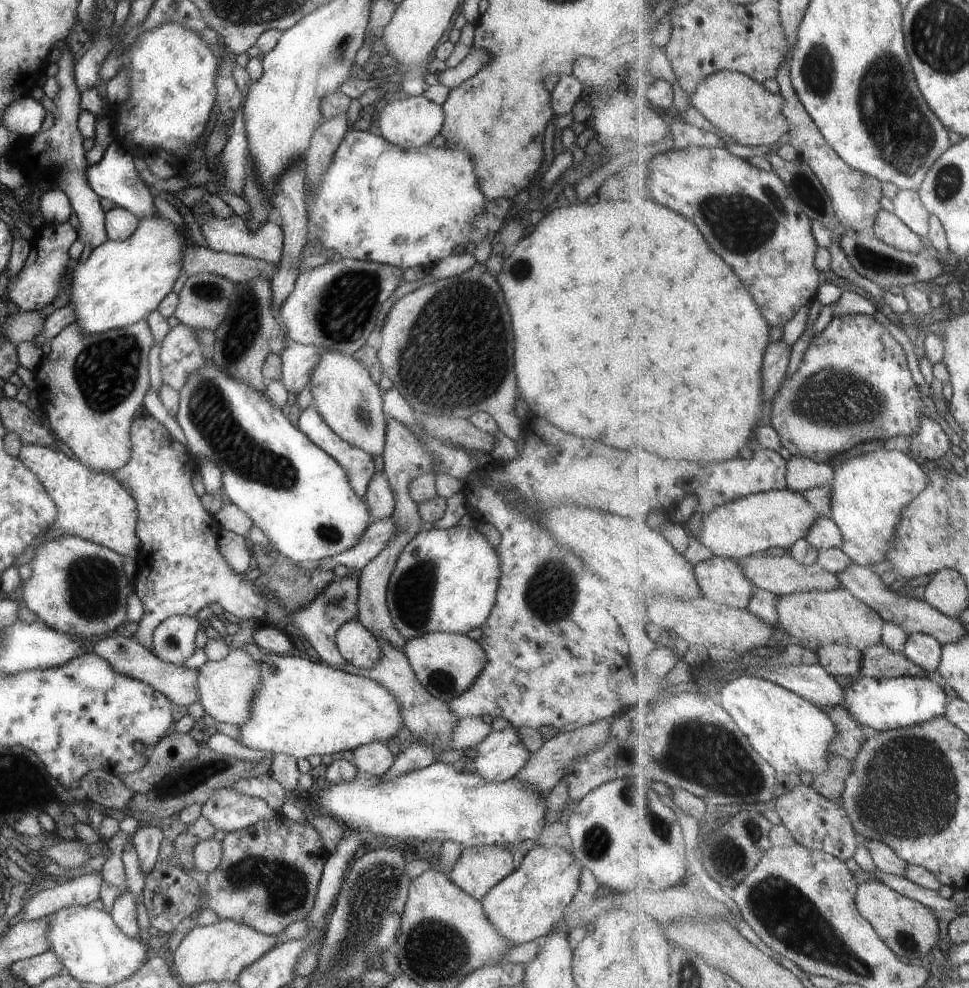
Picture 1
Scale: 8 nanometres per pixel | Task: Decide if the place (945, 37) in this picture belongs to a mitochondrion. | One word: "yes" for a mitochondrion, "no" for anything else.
yes

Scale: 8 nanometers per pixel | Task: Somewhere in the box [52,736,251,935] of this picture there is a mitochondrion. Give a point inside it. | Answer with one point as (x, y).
(183, 781)

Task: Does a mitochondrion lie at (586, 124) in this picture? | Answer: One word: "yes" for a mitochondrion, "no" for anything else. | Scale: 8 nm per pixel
no

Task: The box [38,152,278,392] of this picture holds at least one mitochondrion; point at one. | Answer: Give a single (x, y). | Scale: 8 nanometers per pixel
(242, 332)

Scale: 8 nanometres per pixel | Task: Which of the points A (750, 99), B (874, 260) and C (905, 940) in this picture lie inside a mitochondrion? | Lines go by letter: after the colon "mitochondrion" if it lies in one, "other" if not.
A: other
B: mitochondrion
C: mitochondrion

